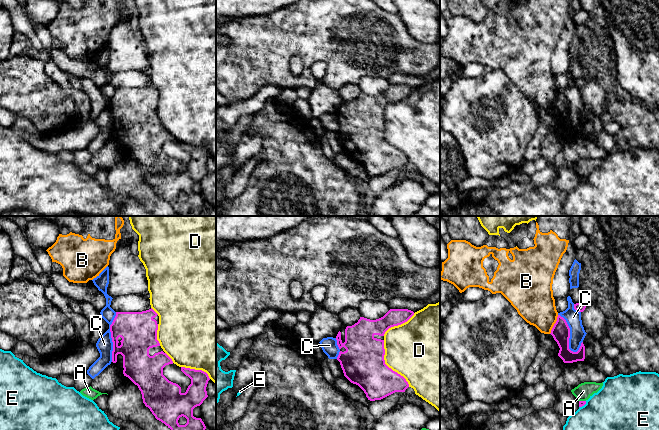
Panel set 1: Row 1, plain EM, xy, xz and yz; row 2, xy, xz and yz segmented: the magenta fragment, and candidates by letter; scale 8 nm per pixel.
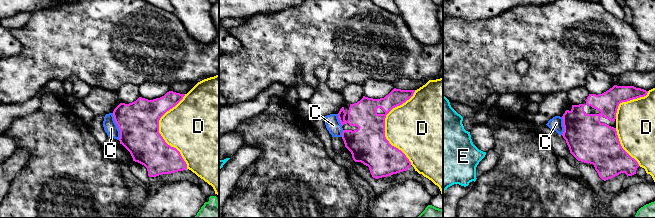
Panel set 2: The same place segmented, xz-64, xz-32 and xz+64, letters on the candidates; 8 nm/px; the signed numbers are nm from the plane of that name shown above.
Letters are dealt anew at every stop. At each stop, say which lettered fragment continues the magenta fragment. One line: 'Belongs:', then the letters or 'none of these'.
Belongs: none of these

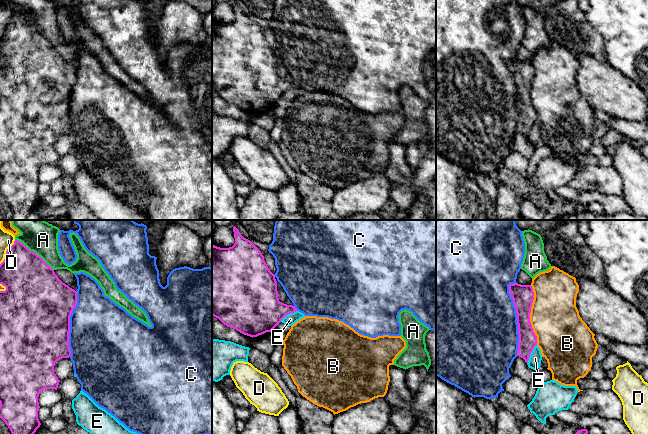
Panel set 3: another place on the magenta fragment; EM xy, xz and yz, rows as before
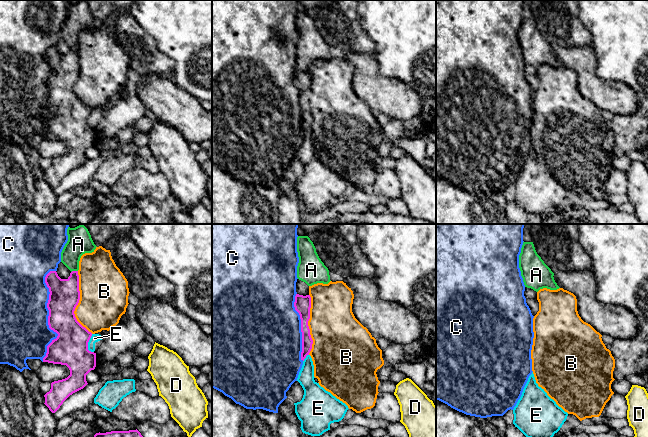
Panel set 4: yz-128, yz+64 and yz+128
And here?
Belongs: none of these

